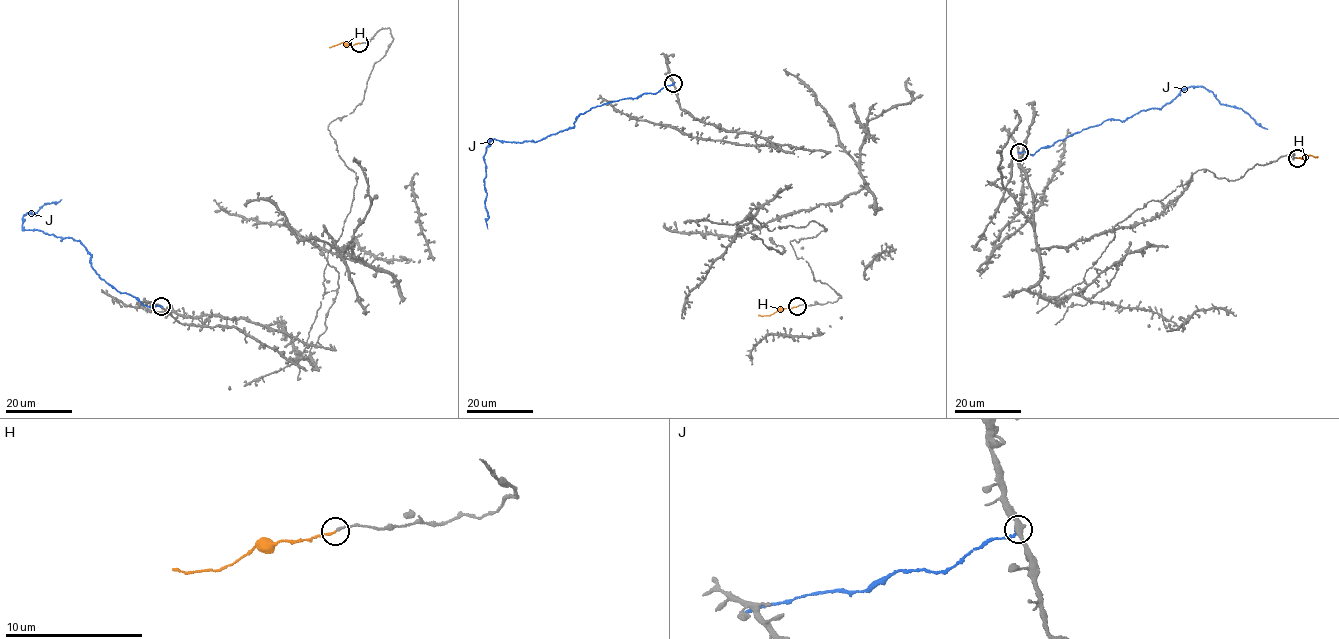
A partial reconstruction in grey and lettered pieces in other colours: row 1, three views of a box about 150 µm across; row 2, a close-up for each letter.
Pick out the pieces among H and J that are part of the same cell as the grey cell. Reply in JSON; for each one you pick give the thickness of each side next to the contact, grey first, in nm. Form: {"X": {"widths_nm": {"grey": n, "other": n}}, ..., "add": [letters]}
{"H": {"widths_nm": {"grey": 170, "other": 150}}, "add": ["H"]}

